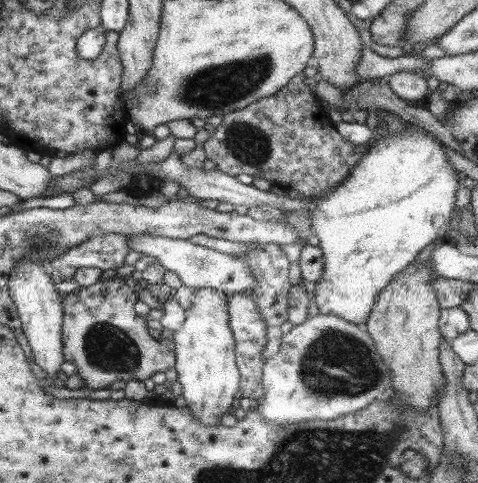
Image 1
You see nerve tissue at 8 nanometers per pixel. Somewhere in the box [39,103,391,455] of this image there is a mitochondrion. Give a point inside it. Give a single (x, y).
(336, 363)

